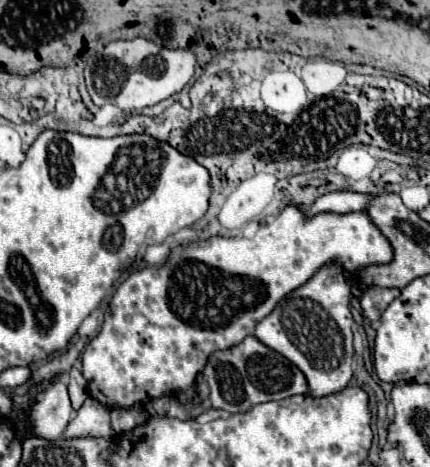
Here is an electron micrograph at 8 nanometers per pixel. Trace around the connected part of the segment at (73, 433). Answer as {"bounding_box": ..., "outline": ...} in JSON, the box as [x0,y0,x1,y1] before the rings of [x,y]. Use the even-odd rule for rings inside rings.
{"bounding_box":[61,398,113,438],"outline":[[[87,398],[83,406],[77,410],[75,418],[67,424],[61,438],[83,438],[83,436],[95,438],[113,436],[113,428],[109,424],[109,408],[105,408],[99,400]]]}

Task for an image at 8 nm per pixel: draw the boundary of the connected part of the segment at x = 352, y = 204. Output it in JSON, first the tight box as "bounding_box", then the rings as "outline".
{"bounding_box":[307,190,371,216],"outline":[[[337,190],[337,192],[329,192],[329,194],[323,194],[321,198],[317,198],[307,214],[313,216],[323,210],[347,214],[347,212],[355,212],[355,210],[365,210],[369,206],[369,202],[371,202],[371,196],[351,192],[351,190]]]}

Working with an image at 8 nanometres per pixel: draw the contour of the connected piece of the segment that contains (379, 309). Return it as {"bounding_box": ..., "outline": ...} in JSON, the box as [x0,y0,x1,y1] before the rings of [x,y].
{"bounding_box":[361,286,399,322],"outline":[[[371,286],[363,292],[361,296],[361,308],[363,314],[375,322],[381,318],[381,314],[385,312],[385,308],[399,296],[399,290],[391,290],[391,288],[379,288],[379,286]]]}

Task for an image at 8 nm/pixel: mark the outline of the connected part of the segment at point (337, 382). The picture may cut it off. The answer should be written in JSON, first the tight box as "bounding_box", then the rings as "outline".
{"bounding_box":[255,264,353,398],"outline":[[[337,264],[323,266],[307,284],[287,294],[255,328],[255,336],[265,346],[283,354],[305,374],[309,382],[309,394],[317,398],[343,390],[353,376],[353,316],[349,310],[349,284],[353,284],[351,276],[347,276]]]}

